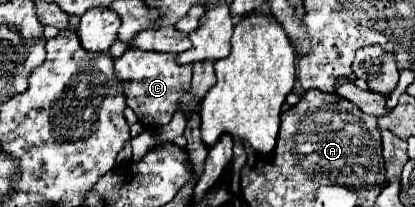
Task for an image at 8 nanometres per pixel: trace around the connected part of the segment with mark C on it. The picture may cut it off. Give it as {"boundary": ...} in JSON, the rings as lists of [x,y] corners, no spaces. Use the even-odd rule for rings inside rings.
{"boundary":[[[129,47],[119,59],[115,59],[115,75],[125,83],[127,105],[135,111],[143,127],[161,127],[167,125],[181,101],[191,91],[193,63],[179,65],[177,53],[157,53]]]}

